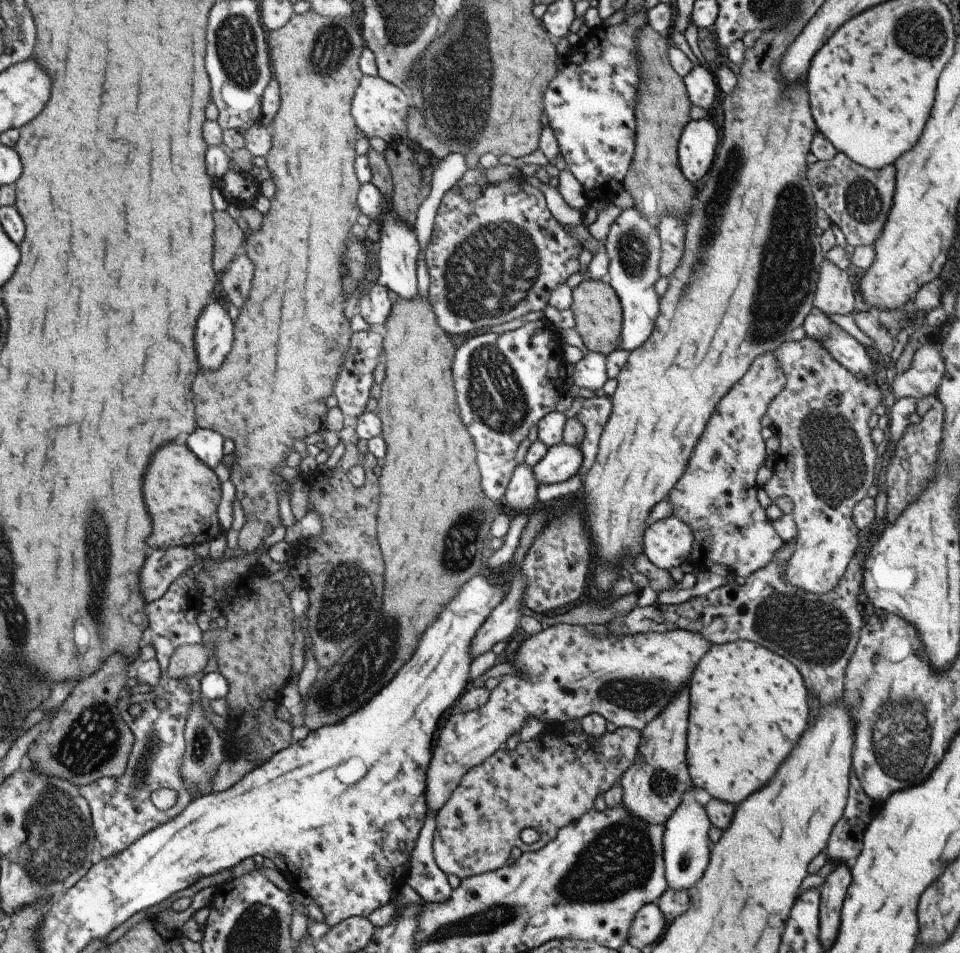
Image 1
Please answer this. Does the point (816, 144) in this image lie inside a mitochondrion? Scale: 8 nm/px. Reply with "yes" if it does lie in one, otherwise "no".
no

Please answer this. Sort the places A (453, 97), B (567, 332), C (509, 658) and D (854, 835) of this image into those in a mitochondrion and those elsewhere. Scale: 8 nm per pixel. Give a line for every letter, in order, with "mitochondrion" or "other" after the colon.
A: mitochondrion
B: other
C: other
D: other

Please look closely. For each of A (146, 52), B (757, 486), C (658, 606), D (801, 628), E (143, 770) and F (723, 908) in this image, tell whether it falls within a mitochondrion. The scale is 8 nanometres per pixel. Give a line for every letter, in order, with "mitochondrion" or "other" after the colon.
A: other
B: other
C: other
D: mitochondrion
E: mitochondrion
F: other

